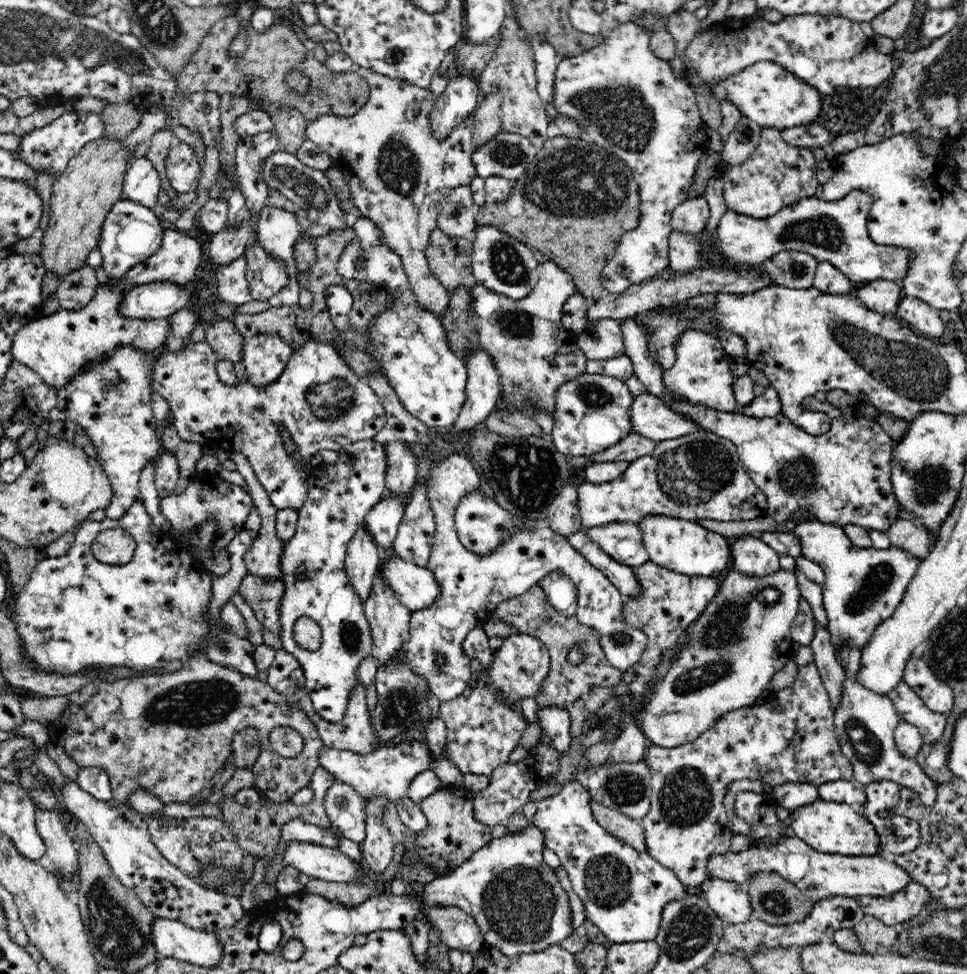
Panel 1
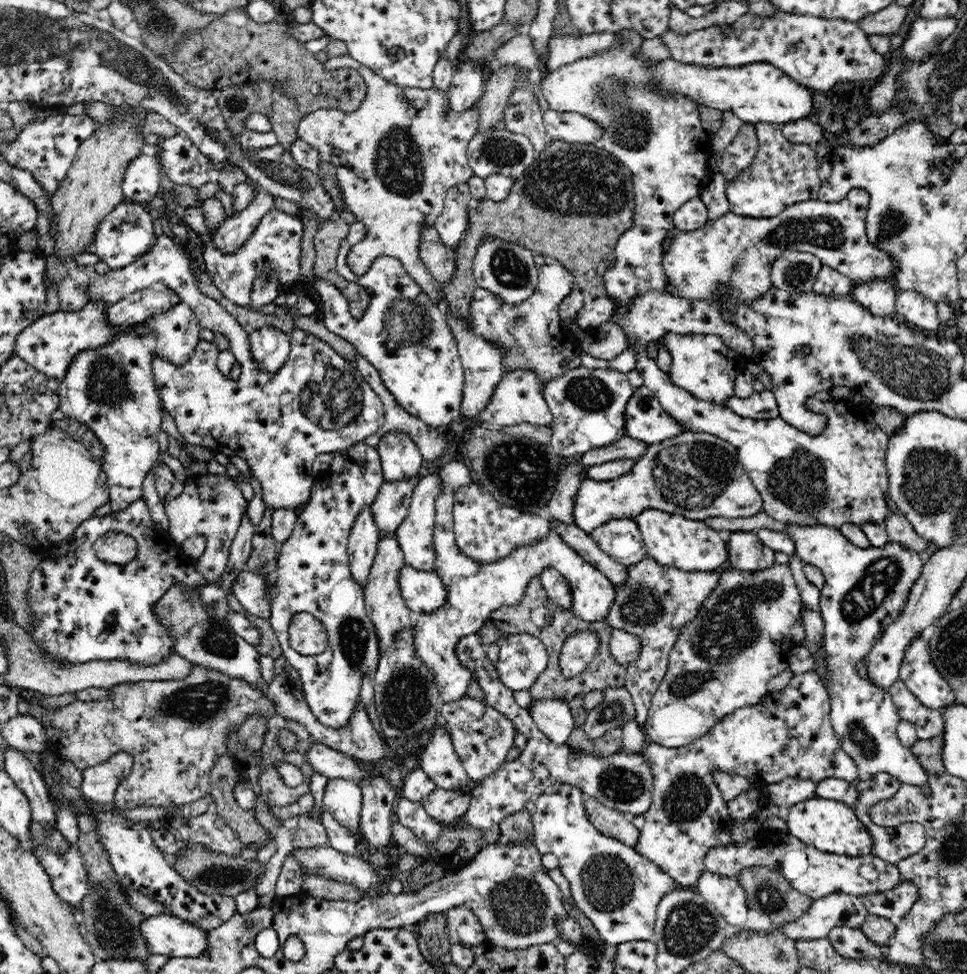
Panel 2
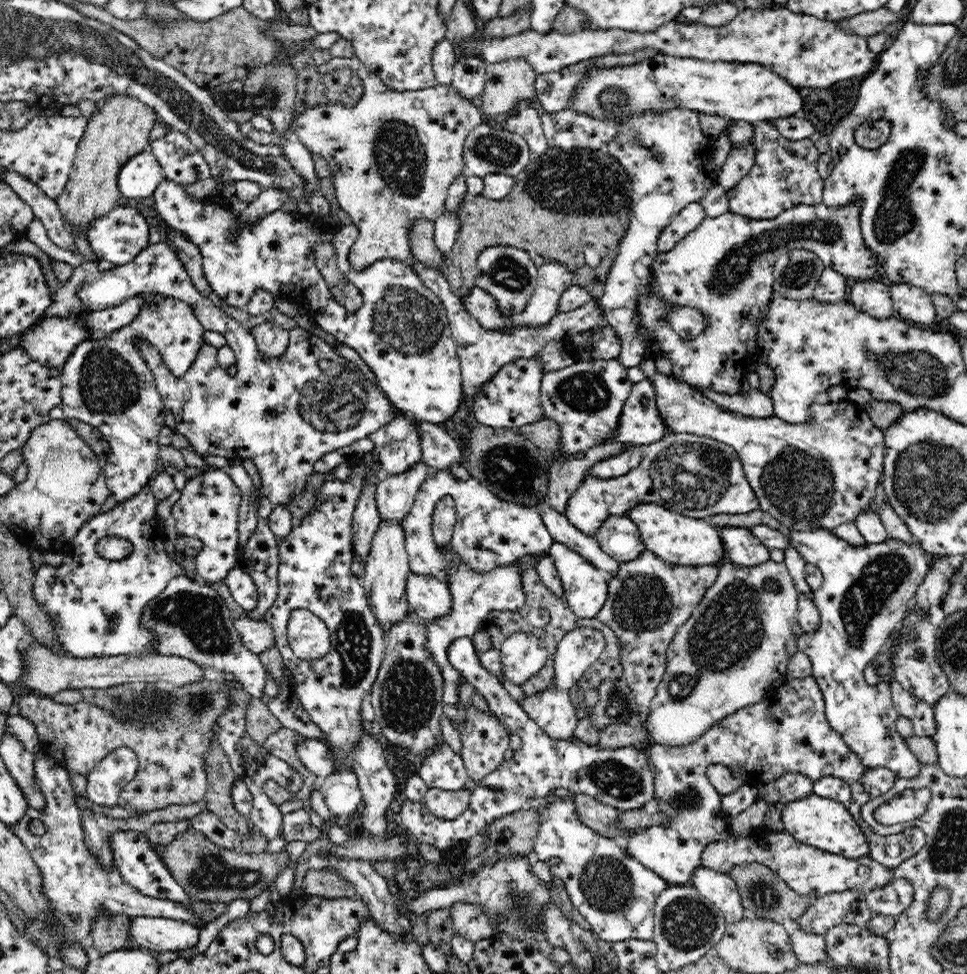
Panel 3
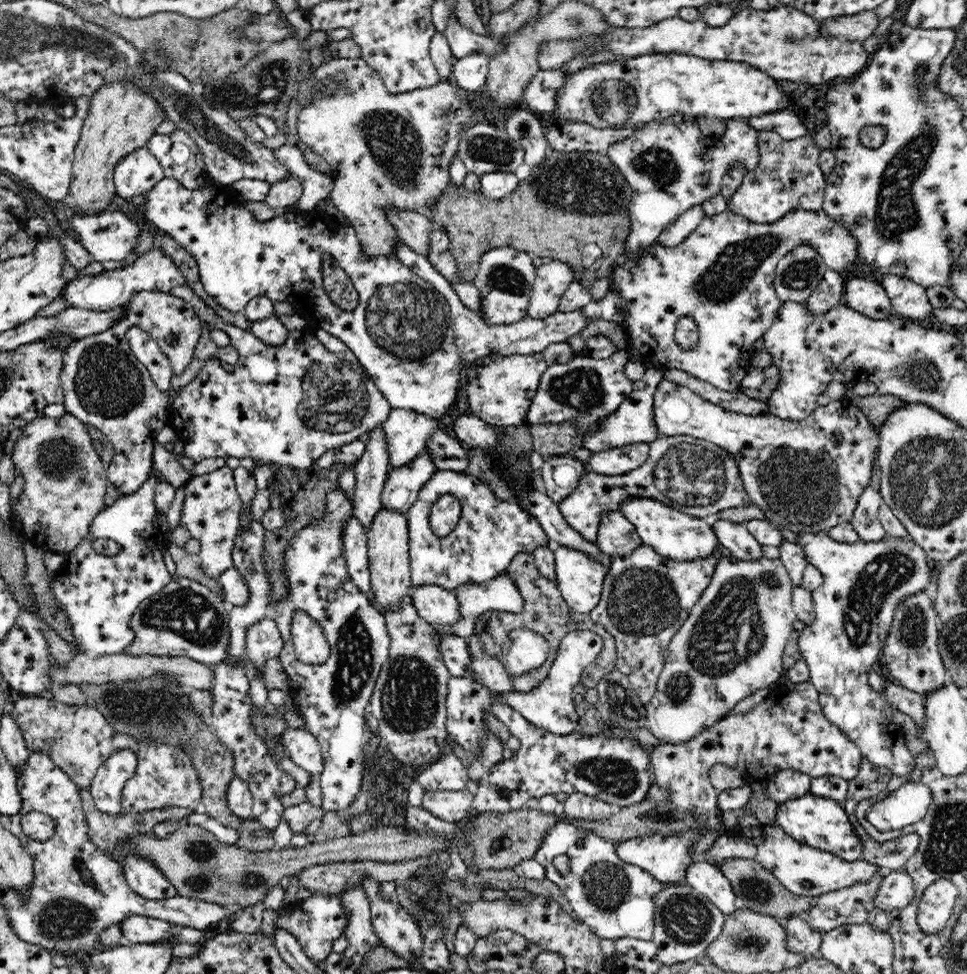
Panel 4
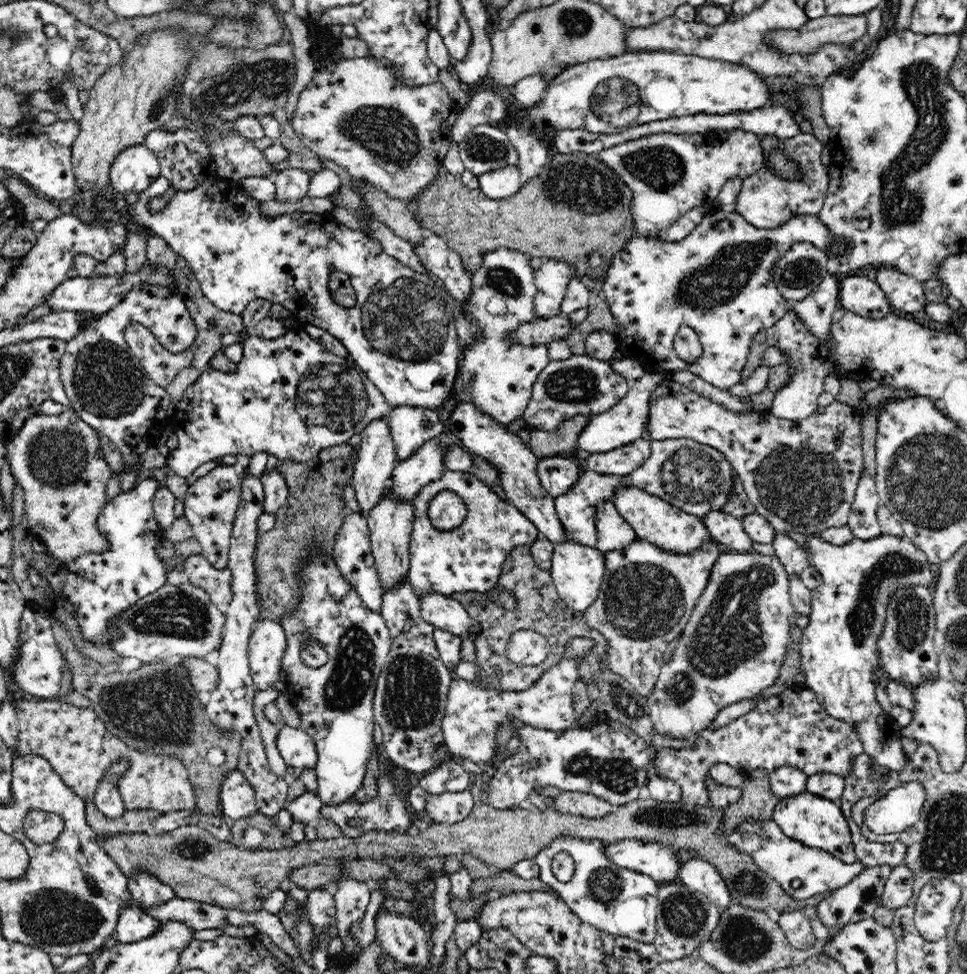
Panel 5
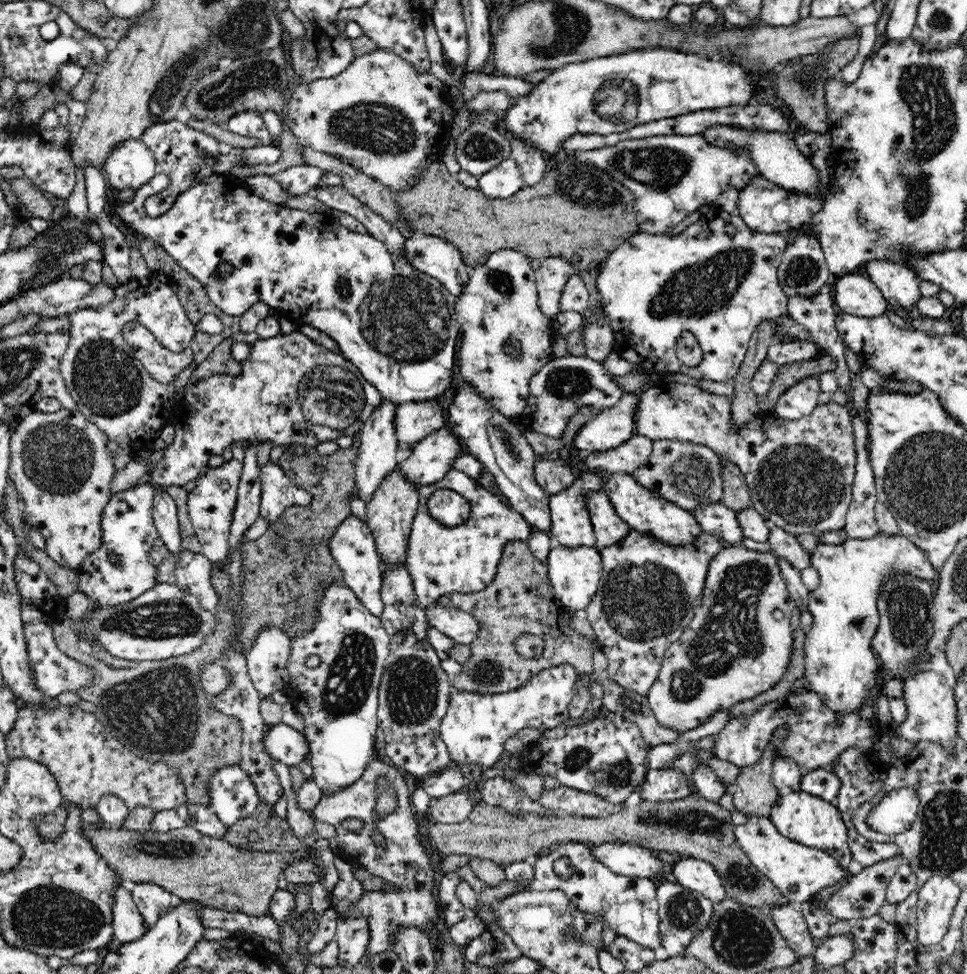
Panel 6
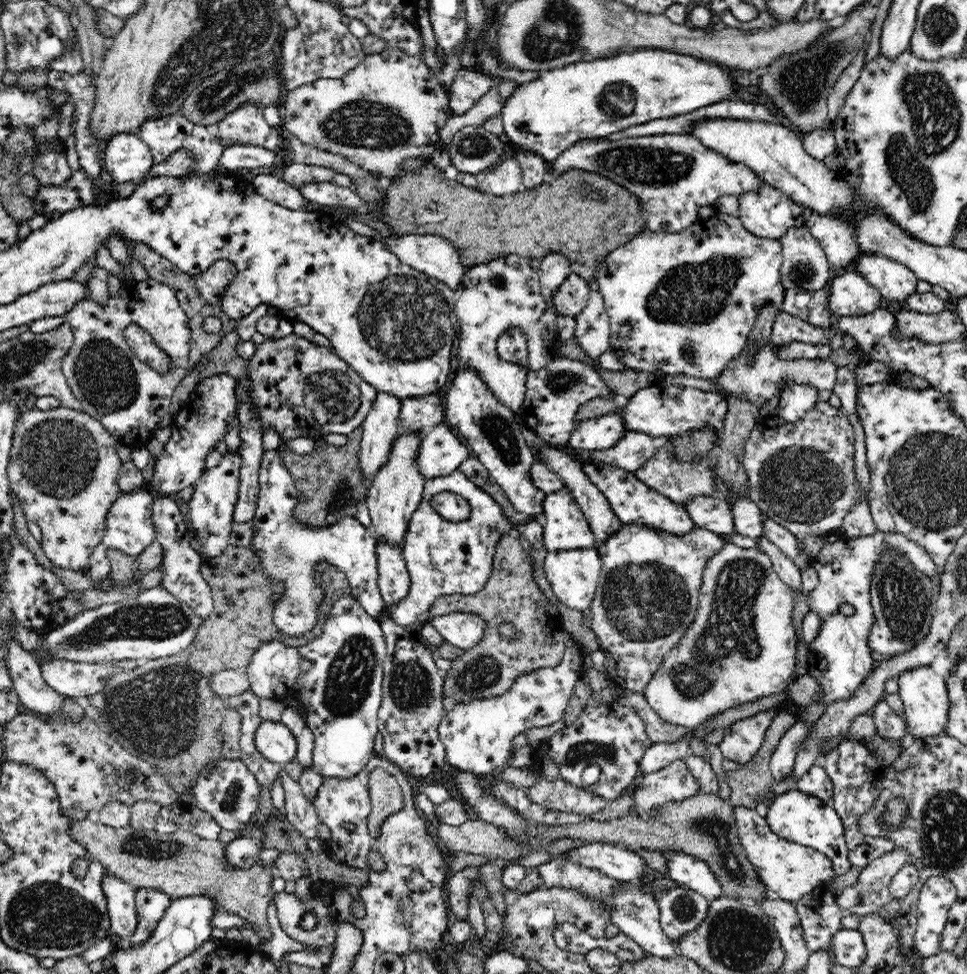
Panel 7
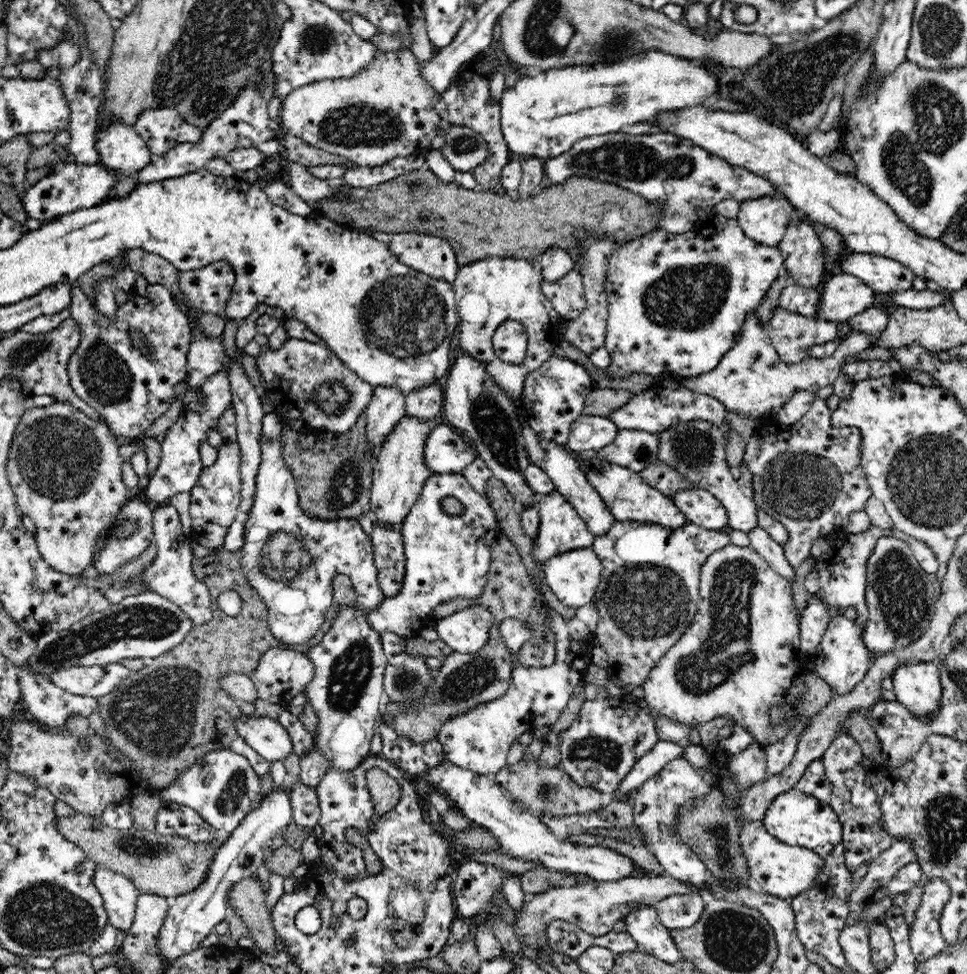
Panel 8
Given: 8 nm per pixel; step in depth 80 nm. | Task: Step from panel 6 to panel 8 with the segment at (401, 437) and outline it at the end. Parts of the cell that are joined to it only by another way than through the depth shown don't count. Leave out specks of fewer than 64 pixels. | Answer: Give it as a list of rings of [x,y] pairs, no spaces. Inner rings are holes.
[[[434,381],[405,395],[406,415],[420,419],[438,417],[443,402],[442,386],[438,381]]]

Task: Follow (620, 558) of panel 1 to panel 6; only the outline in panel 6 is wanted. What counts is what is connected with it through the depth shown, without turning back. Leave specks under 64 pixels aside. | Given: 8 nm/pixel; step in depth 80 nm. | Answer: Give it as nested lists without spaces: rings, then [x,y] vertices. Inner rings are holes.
[[[602,490],[590,492],[586,496],[586,503],[593,525],[595,548],[602,551],[608,546],[616,546],[616,542],[624,542],[624,538],[632,532],[632,529],[618,517],[608,496]]]

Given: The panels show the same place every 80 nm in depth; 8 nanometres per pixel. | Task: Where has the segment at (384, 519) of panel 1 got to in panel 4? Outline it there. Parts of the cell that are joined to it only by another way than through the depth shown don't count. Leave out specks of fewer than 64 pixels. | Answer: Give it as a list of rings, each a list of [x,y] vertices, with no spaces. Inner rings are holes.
[[[428,449],[422,451],[410,464],[392,468],[381,495],[383,509],[407,514],[424,484],[436,472],[437,468]]]

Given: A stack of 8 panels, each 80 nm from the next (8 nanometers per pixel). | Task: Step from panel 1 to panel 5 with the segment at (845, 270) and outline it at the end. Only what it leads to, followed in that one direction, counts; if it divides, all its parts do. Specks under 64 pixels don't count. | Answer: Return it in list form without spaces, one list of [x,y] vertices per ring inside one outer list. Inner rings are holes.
[[[721,208],[706,214],[690,234],[678,242],[666,242],[658,236],[632,237],[613,254],[603,280],[605,301],[618,324],[616,352],[624,359],[640,363],[645,371],[652,374],[688,370],[724,390],[738,384],[752,339],[763,335],[764,330],[776,324],[791,306],[791,302],[784,299],[776,287],[774,274],[779,258],[788,252],[794,241],[808,241],[826,254],[835,245],[830,231],[816,214],[794,216],[782,226],[766,230],[752,226],[736,211]],[[684,324],[698,333],[702,343],[702,356],[694,363],[677,358],[673,347],[677,330]]]

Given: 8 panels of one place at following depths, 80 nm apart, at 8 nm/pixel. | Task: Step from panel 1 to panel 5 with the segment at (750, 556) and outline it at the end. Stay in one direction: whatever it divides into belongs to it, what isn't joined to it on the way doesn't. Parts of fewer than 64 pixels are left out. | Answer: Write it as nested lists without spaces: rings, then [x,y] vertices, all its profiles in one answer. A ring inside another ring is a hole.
[[[722,509],[712,510],[706,516],[700,518],[712,540],[718,543],[726,551],[738,553],[752,553],[752,539],[746,534],[741,519],[725,514]]]

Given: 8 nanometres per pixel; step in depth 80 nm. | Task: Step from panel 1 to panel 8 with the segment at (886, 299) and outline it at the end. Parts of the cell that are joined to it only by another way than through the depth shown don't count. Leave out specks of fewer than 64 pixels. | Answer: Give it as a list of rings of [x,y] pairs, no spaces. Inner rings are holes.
[[[834,271],[822,287],[817,318],[828,322],[847,322],[853,316],[874,307],[874,294],[870,286],[855,276]]]

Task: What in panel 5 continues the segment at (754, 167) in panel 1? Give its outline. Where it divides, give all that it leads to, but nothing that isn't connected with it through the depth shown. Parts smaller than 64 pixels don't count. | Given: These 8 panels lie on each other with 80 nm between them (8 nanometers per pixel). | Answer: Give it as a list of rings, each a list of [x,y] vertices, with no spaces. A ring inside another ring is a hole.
[[[800,133],[796,137],[782,140],[773,135],[762,136],[761,147],[763,155],[769,155],[774,149],[782,149],[788,157],[796,163],[800,174],[794,180],[784,180],[775,172],[763,167],[743,178],[743,183],[736,198],[735,211],[741,214],[752,226],[772,230],[782,226],[794,216],[818,215],[823,207],[823,202],[829,186],[828,167],[822,163],[820,156],[826,145],[813,134]]]

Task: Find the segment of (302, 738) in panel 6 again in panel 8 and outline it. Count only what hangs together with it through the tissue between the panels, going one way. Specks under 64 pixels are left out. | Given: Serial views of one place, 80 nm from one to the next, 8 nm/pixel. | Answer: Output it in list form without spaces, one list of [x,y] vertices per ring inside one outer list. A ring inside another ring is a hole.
[[[240,714],[235,729],[240,739],[246,740],[246,744],[271,763],[293,753],[291,736],[277,720]]]

